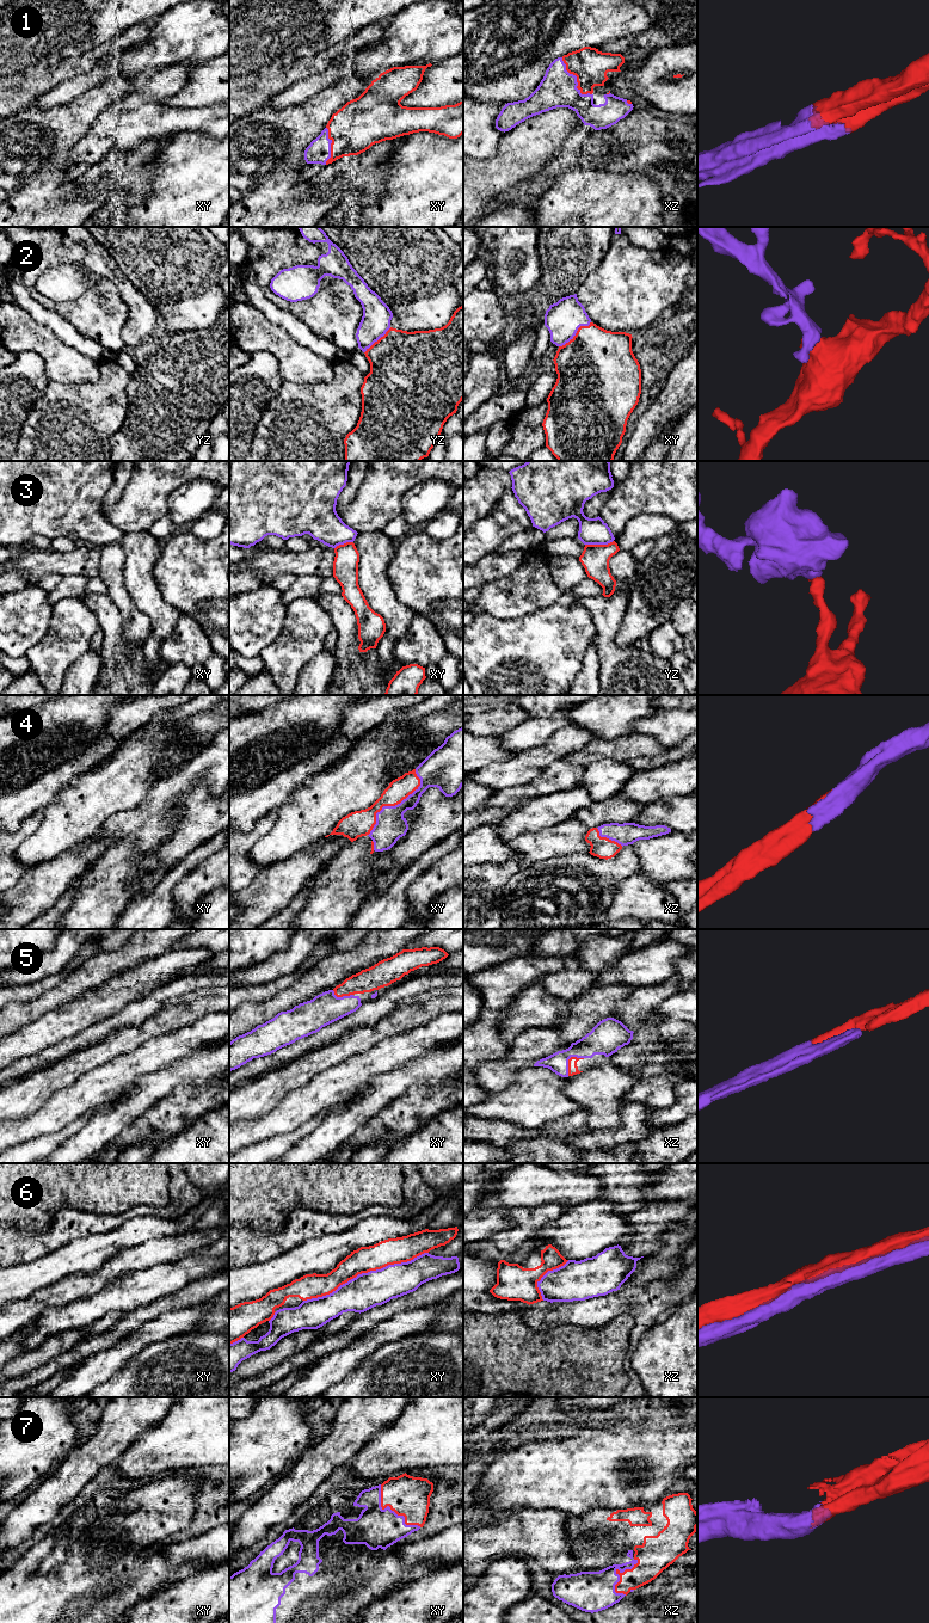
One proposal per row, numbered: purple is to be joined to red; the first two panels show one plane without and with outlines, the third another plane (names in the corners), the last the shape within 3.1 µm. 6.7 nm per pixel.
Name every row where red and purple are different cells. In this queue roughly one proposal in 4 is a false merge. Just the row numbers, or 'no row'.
3, 6

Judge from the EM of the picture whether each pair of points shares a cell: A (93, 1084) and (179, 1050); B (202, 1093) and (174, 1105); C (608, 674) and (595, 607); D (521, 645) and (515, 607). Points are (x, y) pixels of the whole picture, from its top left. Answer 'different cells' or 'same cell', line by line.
A: same cell
B: same cell
C: same cell
D: different cells

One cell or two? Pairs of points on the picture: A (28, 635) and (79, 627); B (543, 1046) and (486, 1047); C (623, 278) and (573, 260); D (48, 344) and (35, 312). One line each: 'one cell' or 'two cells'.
A: two cells
B: two cells
C: two cells
D: two cells

